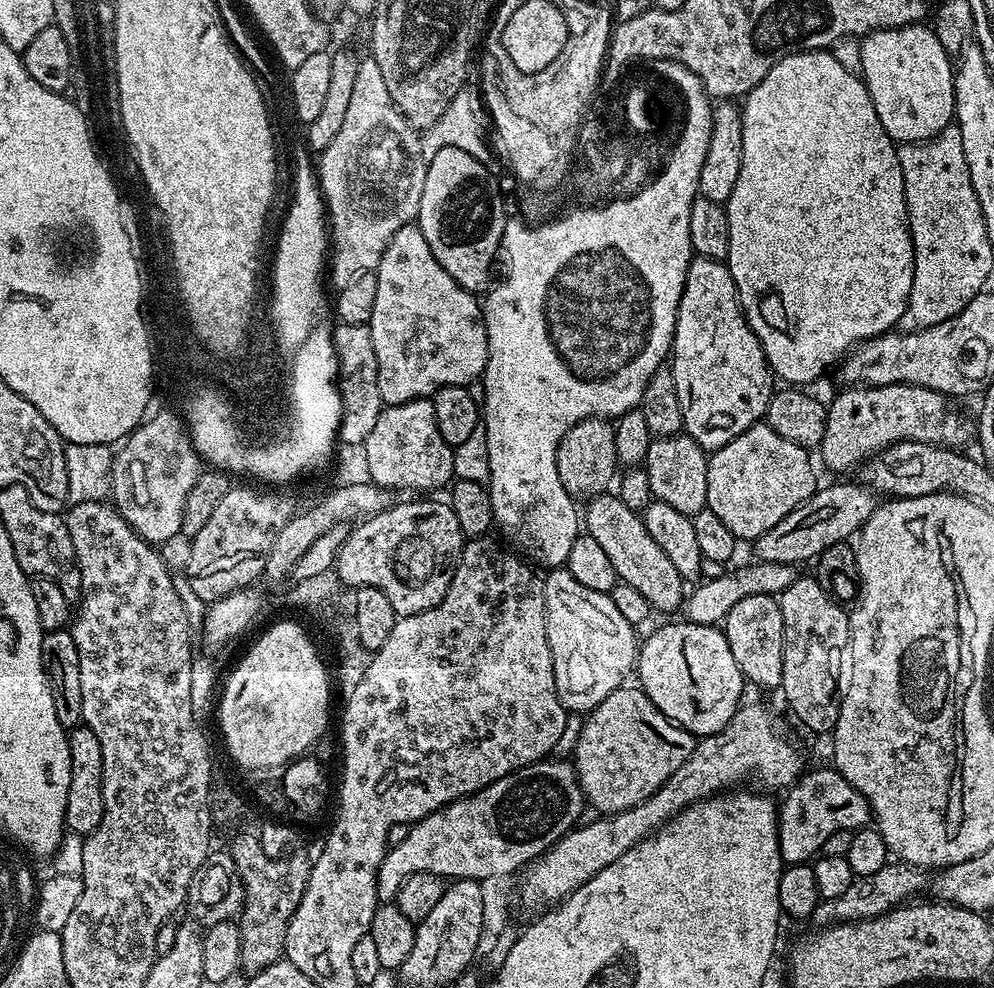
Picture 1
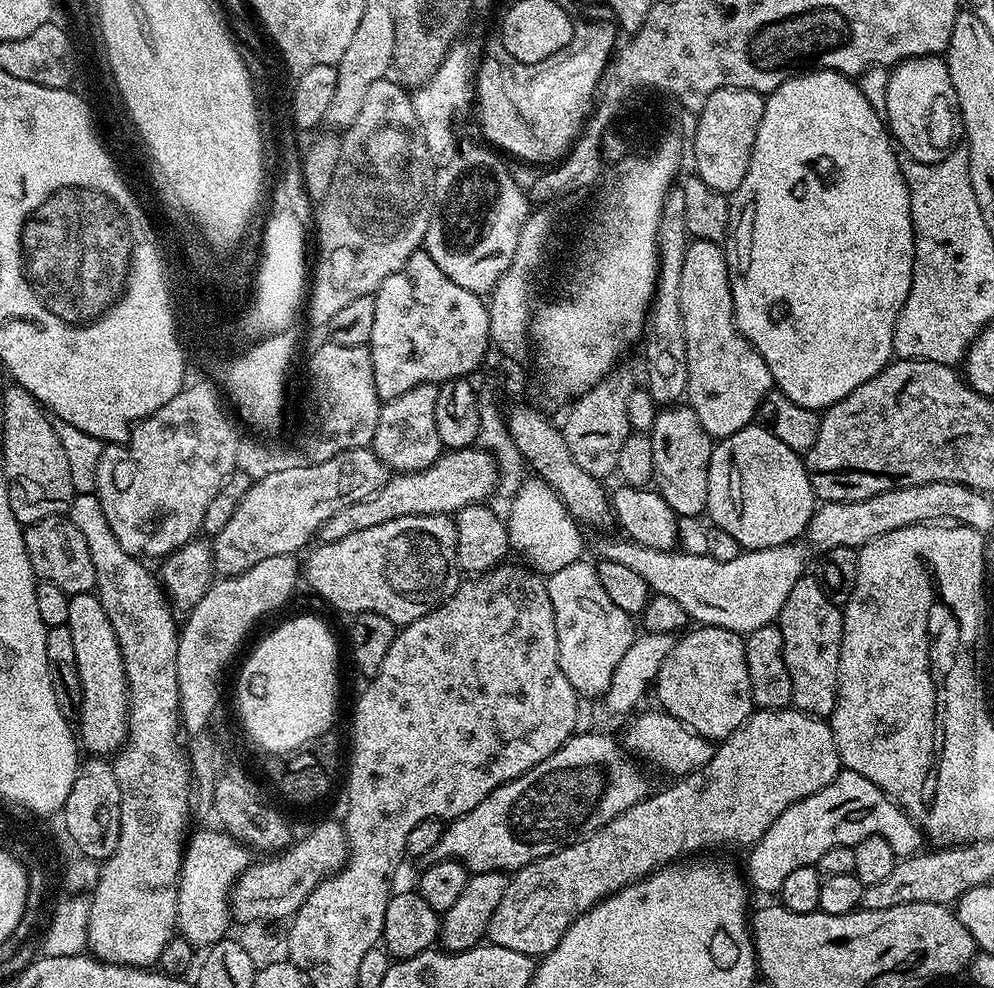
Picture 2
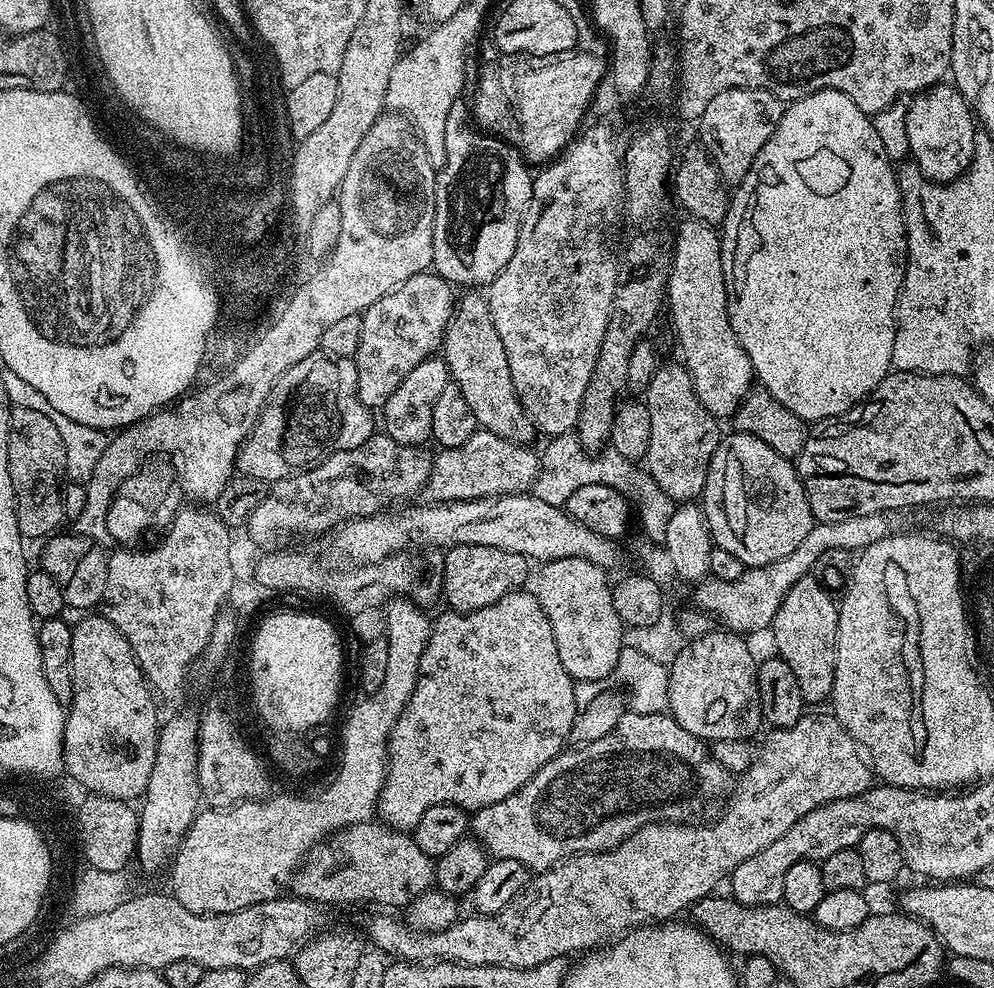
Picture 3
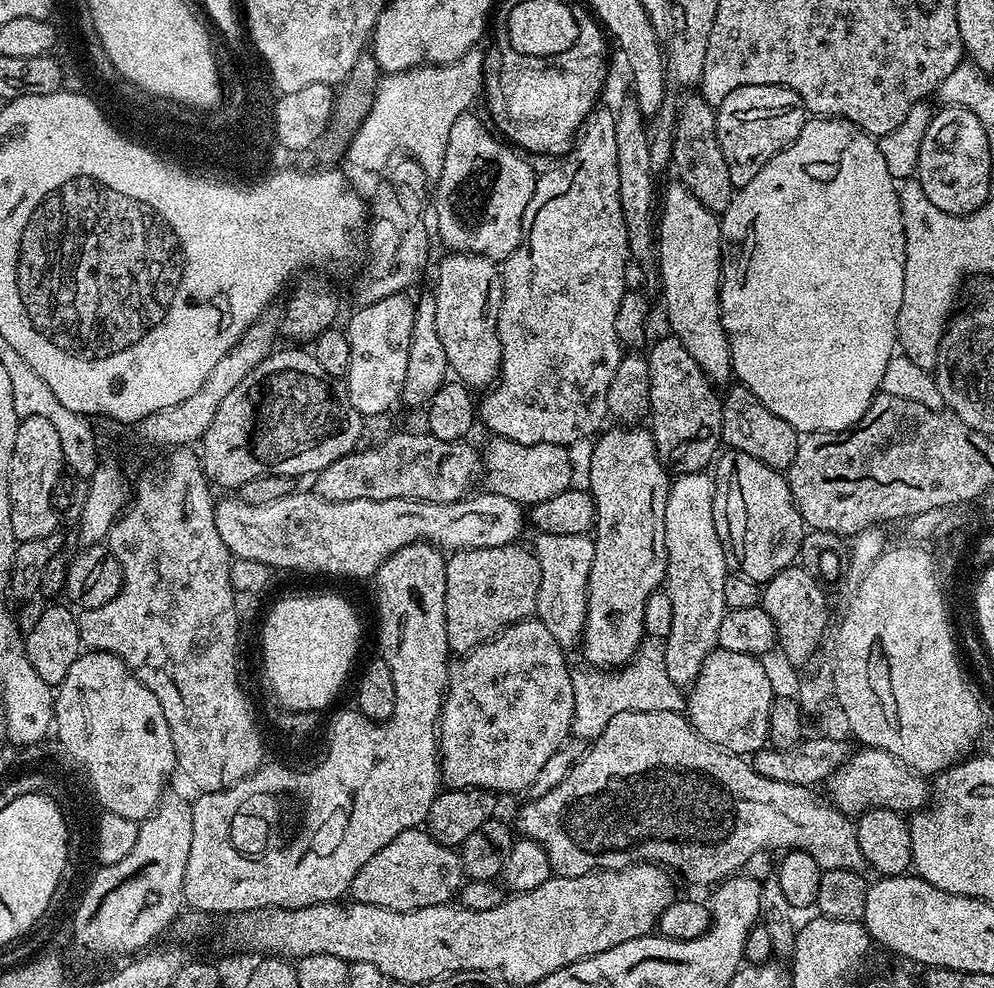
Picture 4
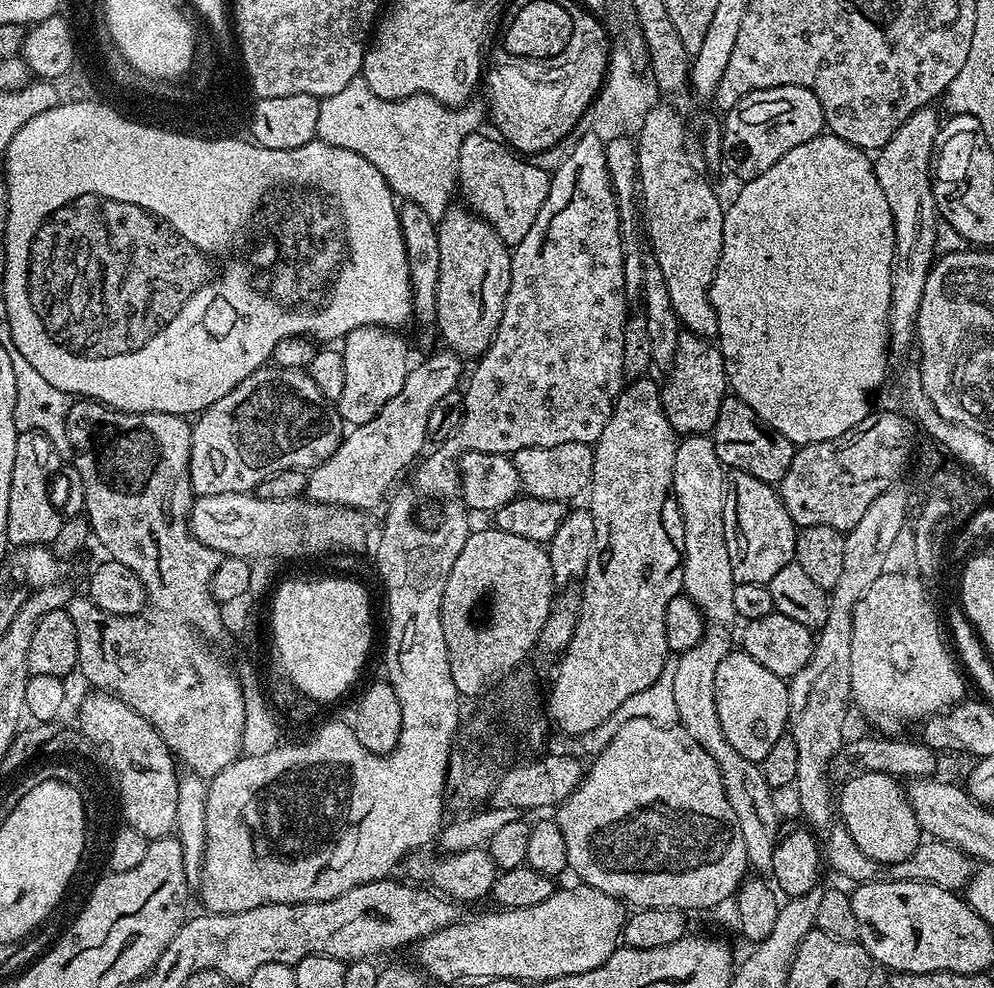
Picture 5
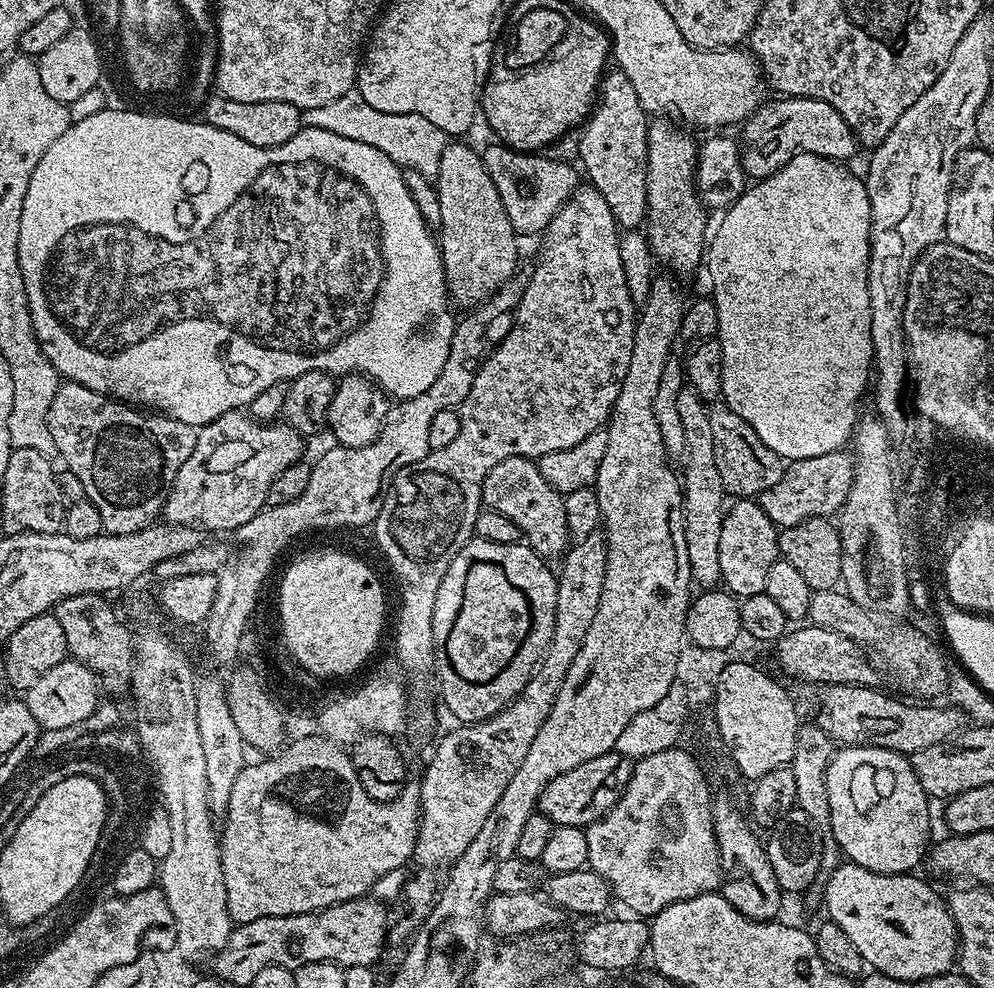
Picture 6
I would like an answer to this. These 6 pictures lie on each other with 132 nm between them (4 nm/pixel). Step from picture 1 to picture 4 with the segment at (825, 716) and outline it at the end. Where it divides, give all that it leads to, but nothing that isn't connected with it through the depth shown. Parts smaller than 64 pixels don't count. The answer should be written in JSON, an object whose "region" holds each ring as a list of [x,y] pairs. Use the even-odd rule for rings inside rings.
{"region":[[[799,566],[783,568],[774,578],[770,578],[762,588],[762,607],[773,620],[778,637],[778,648],[792,664],[804,664],[820,648],[824,640],[824,631],[828,628],[828,600],[824,597],[825,589],[814,577]]]}

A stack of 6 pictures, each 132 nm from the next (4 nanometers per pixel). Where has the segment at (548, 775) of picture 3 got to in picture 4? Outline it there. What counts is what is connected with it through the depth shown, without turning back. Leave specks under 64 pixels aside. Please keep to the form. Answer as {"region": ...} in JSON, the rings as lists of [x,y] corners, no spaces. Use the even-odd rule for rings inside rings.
{"region":[[[655,710],[650,713],[612,712],[607,717],[607,720],[608,725],[601,730],[600,737],[592,744],[592,749],[588,748],[583,753],[570,772],[566,774],[566,778],[562,779],[558,786],[542,795],[542,798],[537,800],[529,799],[525,808],[521,810],[520,817],[516,820],[517,825],[515,824],[515,827],[518,832],[518,827],[520,827],[519,835],[521,837],[538,842],[544,847],[555,875],[581,876],[587,872],[629,868],[631,864],[645,863],[667,866],[673,873],[681,872],[692,884],[715,886],[721,880],[737,875],[743,869],[740,867],[755,852],[762,851],[764,847],[795,850],[810,854],[810,858],[814,858],[814,862],[818,862],[820,869],[825,872],[830,870],[854,870],[855,872],[860,872],[865,867],[864,855],[858,846],[856,825],[835,804],[829,802],[823,795],[821,795],[822,797],[815,796],[812,793],[815,791],[809,786],[798,786],[790,782],[774,782],[770,778],[762,778],[762,774],[755,772],[751,763],[745,757],[737,756],[735,752],[727,752],[725,748],[719,748],[714,742],[702,738],[702,734],[698,734],[695,728],[688,723],[687,715],[679,712],[667,712],[666,710]]]}

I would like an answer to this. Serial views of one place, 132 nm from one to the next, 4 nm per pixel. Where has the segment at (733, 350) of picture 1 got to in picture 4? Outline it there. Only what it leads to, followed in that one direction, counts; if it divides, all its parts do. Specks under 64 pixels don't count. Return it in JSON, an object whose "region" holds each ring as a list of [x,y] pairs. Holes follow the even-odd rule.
{"region":[[[672,182],[668,189],[663,189],[662,199],[658,204],[658,277],[660,288],[664,291],[664,308],[668,311],[668,324],[671,335],[677,336],[690,350],[694,362],[703,370],[713,385],[727,385],[733,379],[730,346],[726,330],[720,317],[720,216],[706,210],[690,190],[679,182]]]}

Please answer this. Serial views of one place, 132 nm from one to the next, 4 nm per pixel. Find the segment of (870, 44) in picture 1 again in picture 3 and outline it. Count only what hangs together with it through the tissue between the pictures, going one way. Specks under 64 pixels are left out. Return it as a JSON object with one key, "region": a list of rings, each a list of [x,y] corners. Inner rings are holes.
{"region":[[[941,82],[919,94],[913,95],[910,103],[912,105],[907,105],[904,113],[906,138],[908,139],[908,151],[911,159],[920,167],[920,173],[927,180],[934,180],[938,184],[949,184],[950,181],[964,175],[974,154],[974,138],[978,131],[978,124],[960,91],[951,83]]]}

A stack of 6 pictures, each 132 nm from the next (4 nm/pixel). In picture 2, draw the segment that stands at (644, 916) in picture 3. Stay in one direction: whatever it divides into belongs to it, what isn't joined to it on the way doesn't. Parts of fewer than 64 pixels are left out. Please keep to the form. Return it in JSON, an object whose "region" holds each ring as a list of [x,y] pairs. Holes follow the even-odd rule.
{"region":[[[791,706],[753,711],[742,727],[719,741],[710,762],[695,772],[677,779],[672,782],[676,784],[661,792],[653,791],[645,800],[630,806],[630,810],[618,814],[618,818],[583,840],[565,844],[554,854],[516,869],[506,886],[506,894],[502,894],[502,902],[498,902],[498,910],[494,910],[490,918],[487,939],[498,946],[506,946],[506,950],[518,950],[527,956],[542,958],[558,946],[569,926],[599,900],[605,900],[619,888],[643,880],[657,868],[691,857],[688,856],[691,852],[700,852],[711,844],[755,844],[766,830],[770,830],[770,822],[774,822],[782,810],[834,782],[841,770],[840,755],[827,719],[808,716]]]}

